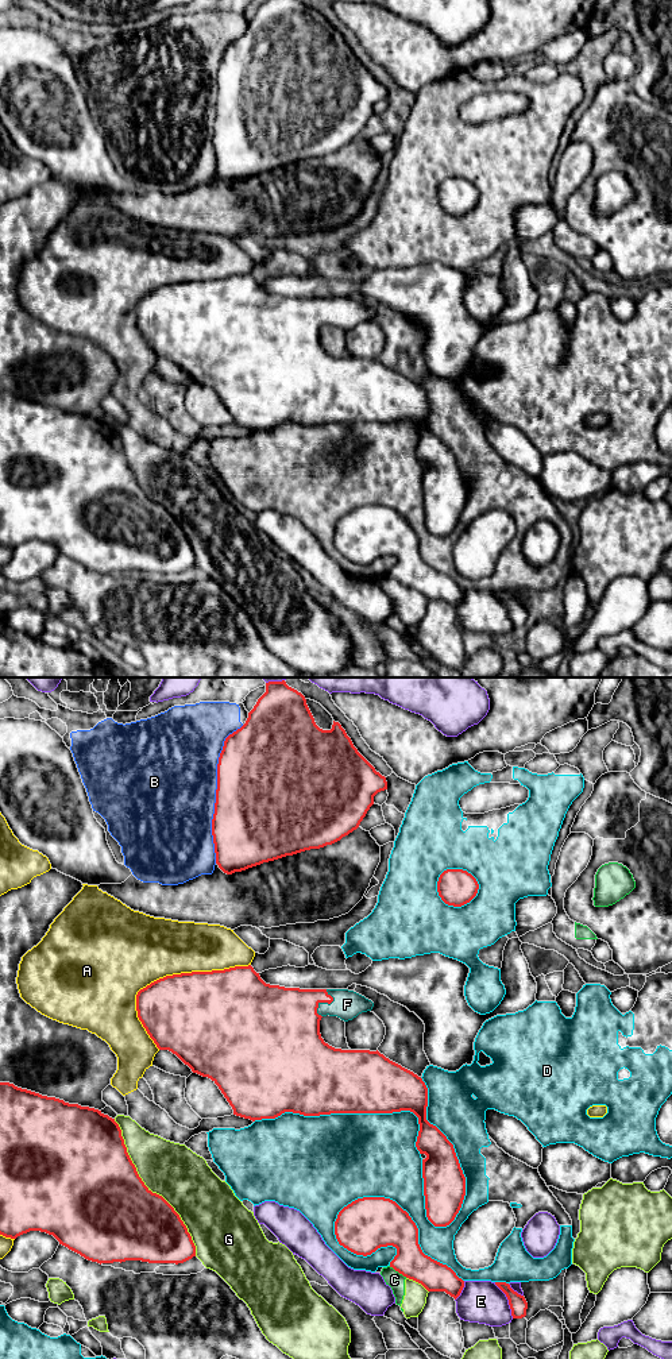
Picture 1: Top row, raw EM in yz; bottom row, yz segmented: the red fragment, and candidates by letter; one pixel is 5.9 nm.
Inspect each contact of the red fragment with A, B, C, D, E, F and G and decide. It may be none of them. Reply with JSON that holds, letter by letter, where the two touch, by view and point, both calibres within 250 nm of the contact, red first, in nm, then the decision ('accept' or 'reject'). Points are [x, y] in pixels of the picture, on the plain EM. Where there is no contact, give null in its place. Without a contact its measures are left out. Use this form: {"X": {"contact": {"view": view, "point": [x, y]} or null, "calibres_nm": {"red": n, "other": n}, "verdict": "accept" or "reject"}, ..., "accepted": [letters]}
{"A": {"contact": {"view": "yz", "point": [166, 285]}, "calibres_nm": {"red": 480, "other": 440}, "verdict": "reject"}, "B": {"contact": {"view": "yz", "point": [216, 101]}, "calibres_nm": {"red": 500, "other": 500}, "verdict": "reject"}, "C": {"contact": {"view": "yz", "point": [398, 580]}, "calibres_nm": {"red": 200, "other": 100}, "verdict": "reject"}, "D": {"contact": {"view": "yz", "point": [410, 527]}, "calibres_nm": {"red": 320, "other": 280}, "verdict": "reject"}, "E": {"contact": {"view": "yz", "point": [508, 607]}, "calibres_nm": {"red": 110, "other": 260}, "verdict": "reject"}, "F": {"contact": {"view": "yz", "point": [324, 311]}, "calibres_nm": {"red": 380, "other": 180}, "verdict": "accept"}, "G": {"contact": {"view": "yz", "point": [150, 500]}, "calibres_nm": {"red": 500, "other": 320}, "verdict": "reject"}, "accepted": ["F"]}

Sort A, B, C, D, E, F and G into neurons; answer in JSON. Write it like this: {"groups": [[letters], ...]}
{"groups": [["A"], ["B"], ["C", "G"], ["D"], ["E"], ["F"]]}

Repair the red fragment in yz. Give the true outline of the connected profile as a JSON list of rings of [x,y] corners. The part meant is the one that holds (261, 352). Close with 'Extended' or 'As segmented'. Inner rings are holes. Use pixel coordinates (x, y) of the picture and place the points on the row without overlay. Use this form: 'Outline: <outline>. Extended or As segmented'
Outline: [[[251,274],[166,285],[136,304],[138,327],[157,356],[175,363],[193,382],[211,387],[236,425],[255,431],[285,421],[304,425],[413,421],[420,433],[416,456],[426,464],[422,468],[426,526],[435,536],[447,536],[461,517],[466,486],[453,453],[426,429],[425,391],[378,359],[335,358],[321,347],[323,325],[348,331],[372,316],[371,309],[348,298],[266,293]]]. Extended

